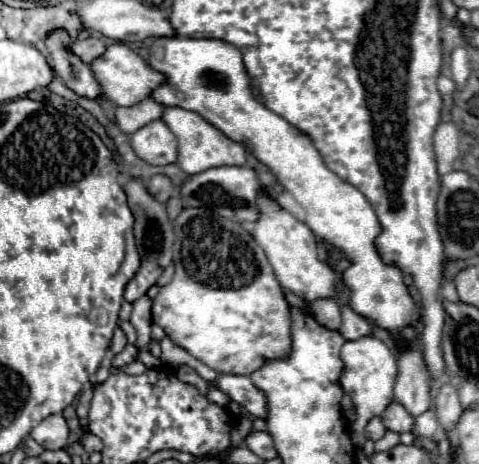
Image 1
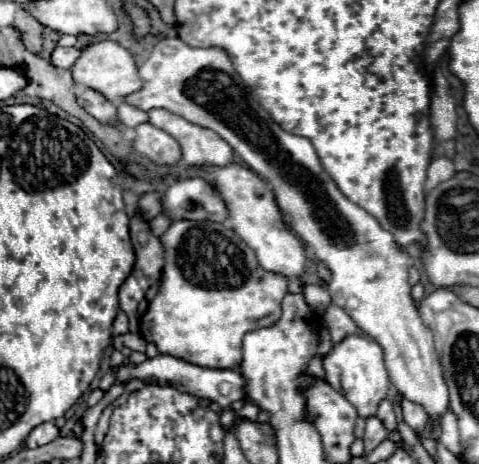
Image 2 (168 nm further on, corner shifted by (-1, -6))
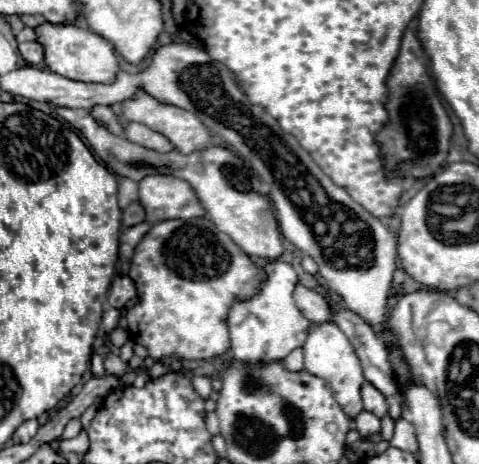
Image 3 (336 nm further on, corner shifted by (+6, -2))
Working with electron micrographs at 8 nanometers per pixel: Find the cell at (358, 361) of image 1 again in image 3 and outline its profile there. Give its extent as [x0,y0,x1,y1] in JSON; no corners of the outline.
[302,322,366,418]

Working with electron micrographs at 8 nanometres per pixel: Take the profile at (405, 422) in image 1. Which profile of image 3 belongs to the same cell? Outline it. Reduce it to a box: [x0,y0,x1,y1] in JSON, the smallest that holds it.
[362,382,388,418]

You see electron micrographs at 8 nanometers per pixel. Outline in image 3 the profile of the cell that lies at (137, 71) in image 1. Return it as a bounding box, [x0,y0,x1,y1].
[36,22,120,84]

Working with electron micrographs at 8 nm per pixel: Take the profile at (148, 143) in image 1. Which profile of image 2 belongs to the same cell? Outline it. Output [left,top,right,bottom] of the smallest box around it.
[135,122,181,166]

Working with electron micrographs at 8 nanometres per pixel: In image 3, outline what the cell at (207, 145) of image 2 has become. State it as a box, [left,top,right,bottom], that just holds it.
[122,92,210,154]

